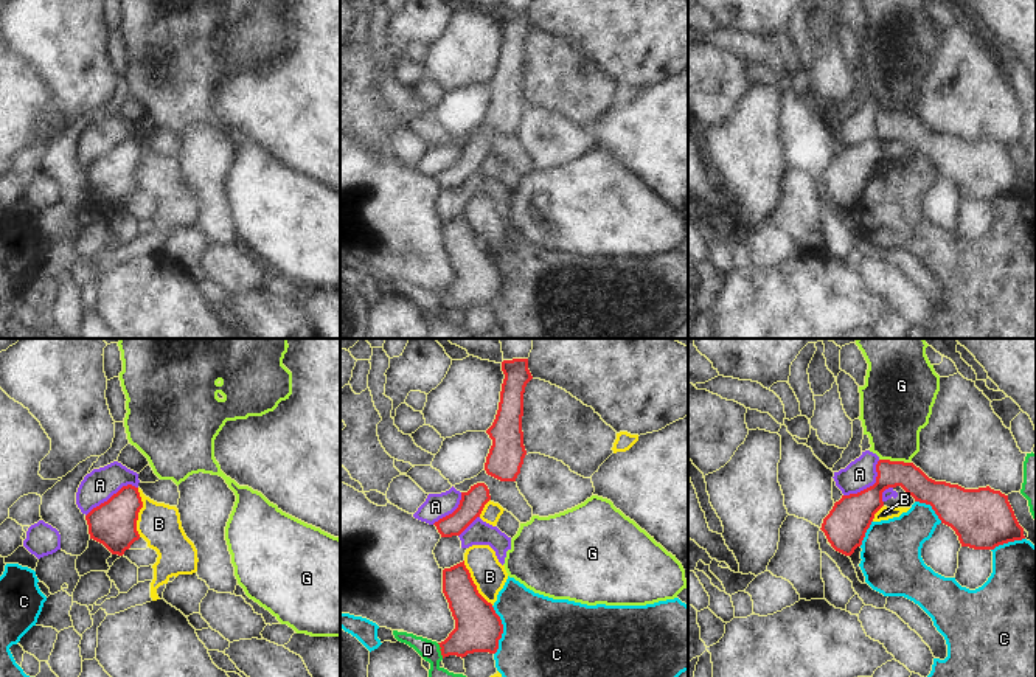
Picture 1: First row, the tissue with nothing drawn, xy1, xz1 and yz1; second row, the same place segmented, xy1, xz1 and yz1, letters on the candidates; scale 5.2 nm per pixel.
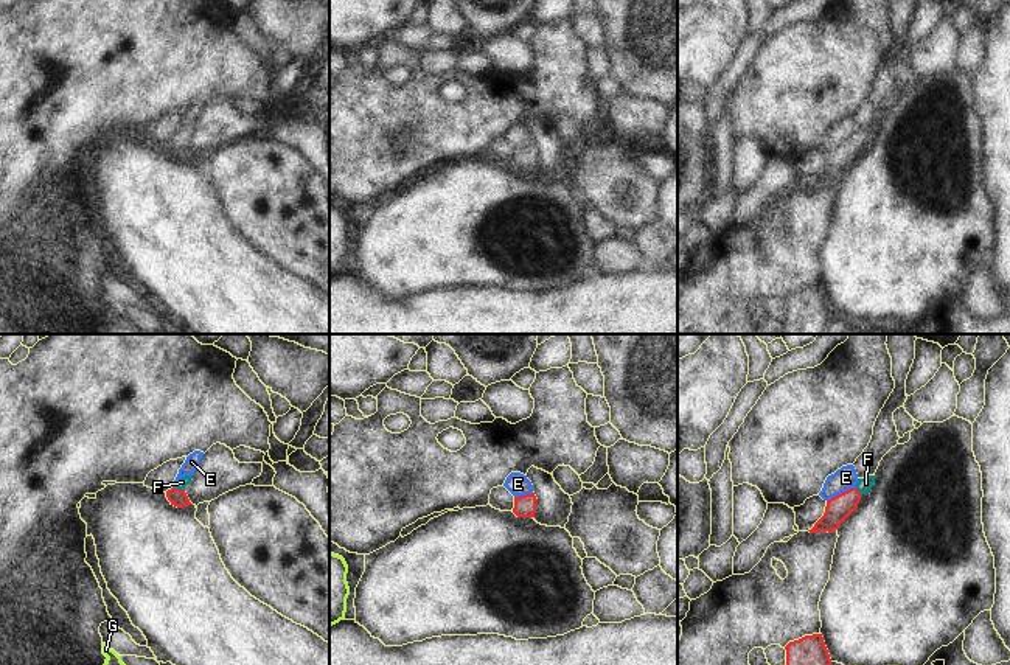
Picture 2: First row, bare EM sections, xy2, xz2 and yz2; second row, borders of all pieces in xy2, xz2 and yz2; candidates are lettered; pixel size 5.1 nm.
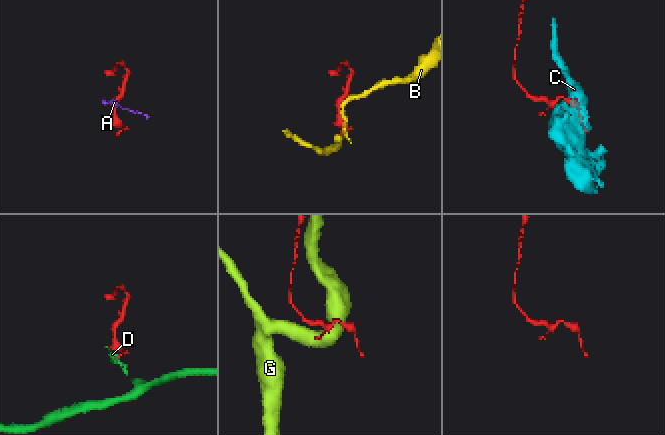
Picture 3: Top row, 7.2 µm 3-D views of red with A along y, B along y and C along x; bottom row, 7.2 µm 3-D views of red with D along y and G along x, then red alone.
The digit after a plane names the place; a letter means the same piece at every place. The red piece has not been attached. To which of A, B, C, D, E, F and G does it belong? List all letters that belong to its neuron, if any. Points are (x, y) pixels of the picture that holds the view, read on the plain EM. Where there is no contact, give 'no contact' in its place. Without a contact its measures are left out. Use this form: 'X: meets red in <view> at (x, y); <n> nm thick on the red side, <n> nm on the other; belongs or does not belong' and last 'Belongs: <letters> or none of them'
A: meets red in yz1 at (870, 138); 220 nm thick on the red side, 160 nm on the other; does not belong
B: meets red in xy1 at (139, 163); 240 nm thick on the red side, 220 nm on the other; does not belong
C: meets red in xz1 at (502, 283); 240 nm thick on the red side, 500 nm on the other; does not belong
D: meets red in xz1 at (440, 302); 240 nm thick on the red side, 160 nm on the other; does not belong
E: meets red in yz2 at (841, 145); 130 nm thick on the red side, 120 nm on the other; does not belong
F: meets red in yz2 at (856, 142); 130 nm thick on the red side, 70 nm on the other; belongs
G: meets red in yz1 at (895, 114); 140 nm thick on the red side, 320 nm on the other; does not belong
Belongs: F

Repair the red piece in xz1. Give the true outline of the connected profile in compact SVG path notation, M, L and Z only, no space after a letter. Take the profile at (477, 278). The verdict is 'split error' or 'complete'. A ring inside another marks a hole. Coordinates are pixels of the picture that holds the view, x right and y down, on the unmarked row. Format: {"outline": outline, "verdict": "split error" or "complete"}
{"outline": "M464 213L443 222L443 245L455 272L455 281L438 295L443 311L495 306L503 276L492 256L478 245Z", "verdict": "complete"}

